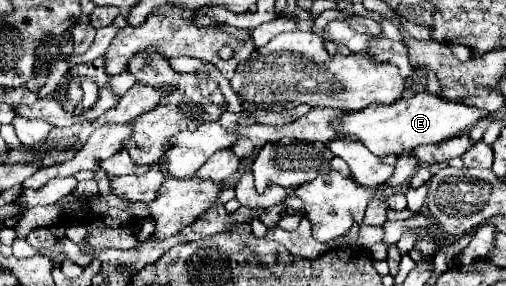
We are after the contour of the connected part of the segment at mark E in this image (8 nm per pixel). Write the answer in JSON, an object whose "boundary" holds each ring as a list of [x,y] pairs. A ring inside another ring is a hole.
{"boundary":[[[412,94],[408,98],[400,98],[392,104],[372,104],[364,110],[350,112],[342,118],[340,124],[334,124],[338,136],[352,134],[376,156],[394,154],[398,156],[402,150],[414,148],[418,144],[440,144],[454,136],[464,134],[482,118],[490,116],[476,106],[466,104],[464,100],[448,100],[434,94]]]}

